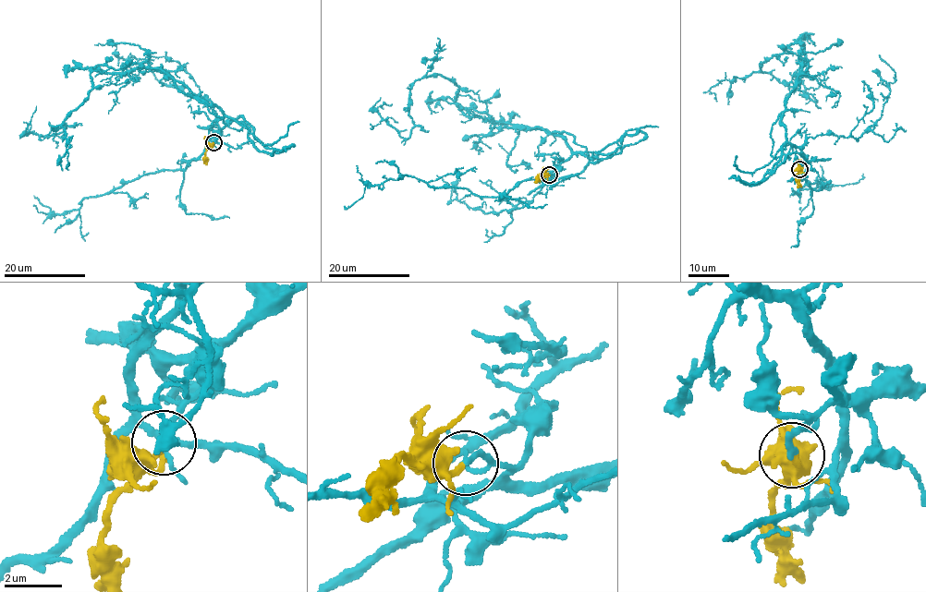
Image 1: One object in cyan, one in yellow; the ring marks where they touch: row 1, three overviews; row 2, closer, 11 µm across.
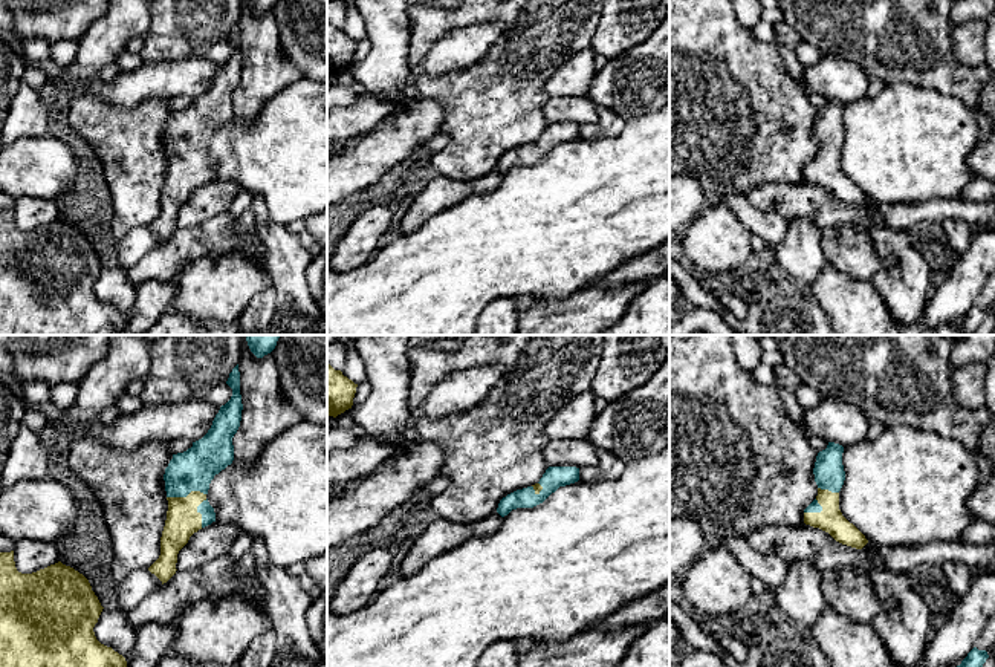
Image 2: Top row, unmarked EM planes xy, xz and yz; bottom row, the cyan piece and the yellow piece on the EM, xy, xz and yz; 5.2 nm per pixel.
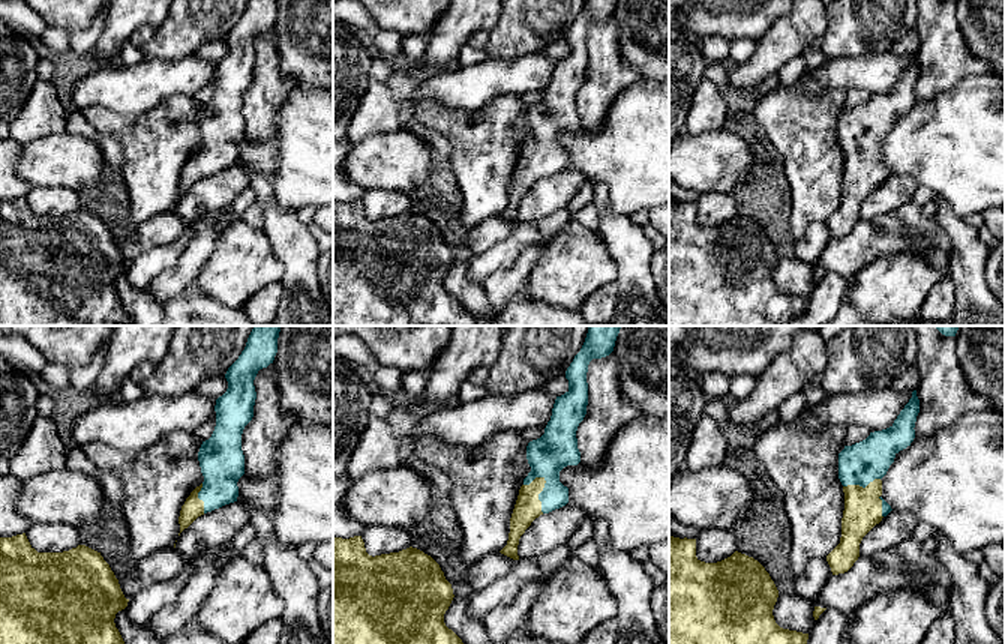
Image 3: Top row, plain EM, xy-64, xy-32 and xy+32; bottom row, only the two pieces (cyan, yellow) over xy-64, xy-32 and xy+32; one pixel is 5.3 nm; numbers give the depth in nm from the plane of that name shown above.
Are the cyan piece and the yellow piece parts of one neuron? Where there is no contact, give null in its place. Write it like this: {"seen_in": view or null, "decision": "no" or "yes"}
{"seen_in": "xy", "decision": "yes"}

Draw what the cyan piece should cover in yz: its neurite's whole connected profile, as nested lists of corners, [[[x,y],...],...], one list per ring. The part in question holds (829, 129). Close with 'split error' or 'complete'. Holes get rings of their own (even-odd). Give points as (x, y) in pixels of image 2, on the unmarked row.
[[[835,99],[818,110],[813,125],[818,153],[804,167],[804,181],[828,190],[842,202],[862,207],[868,197],[839,167],[839,148],[845,138],[842,110],[844,104]]] | split error

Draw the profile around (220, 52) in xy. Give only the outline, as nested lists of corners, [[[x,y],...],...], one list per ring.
[[[225,40],[209,47],[205,57],[217,64],[222,64],[231,57],[231,54],[232,46]]]

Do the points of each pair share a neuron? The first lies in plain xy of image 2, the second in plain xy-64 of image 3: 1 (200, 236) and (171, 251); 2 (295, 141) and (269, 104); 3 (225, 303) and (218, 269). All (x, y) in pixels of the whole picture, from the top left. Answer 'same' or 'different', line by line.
1: same
2: different
3: same

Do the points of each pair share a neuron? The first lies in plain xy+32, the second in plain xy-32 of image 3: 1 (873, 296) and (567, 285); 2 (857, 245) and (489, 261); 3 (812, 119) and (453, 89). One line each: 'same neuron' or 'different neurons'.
1: same neuron
2: same neuron
3: different neurons

